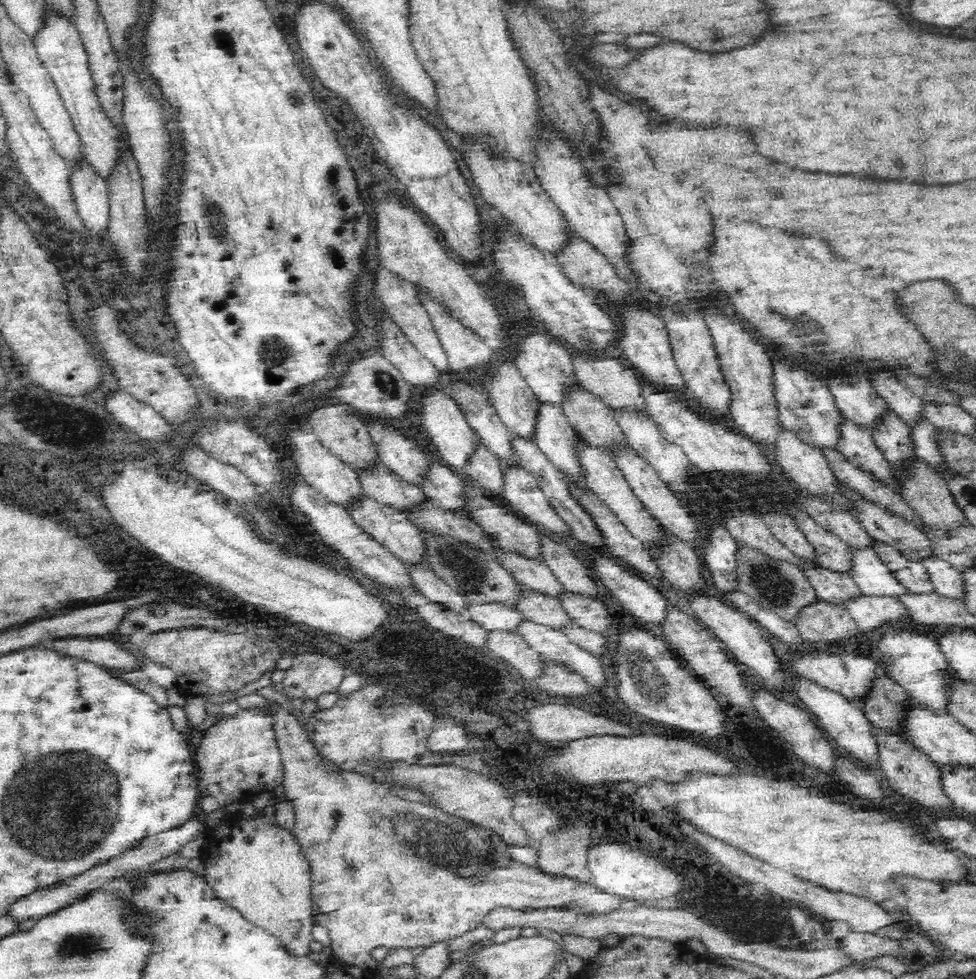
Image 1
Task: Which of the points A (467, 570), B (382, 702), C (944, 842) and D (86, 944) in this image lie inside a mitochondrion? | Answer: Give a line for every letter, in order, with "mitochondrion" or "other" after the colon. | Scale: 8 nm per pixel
A: mitochondrion
B: mitochondrion
C: other
D: mitochondrion

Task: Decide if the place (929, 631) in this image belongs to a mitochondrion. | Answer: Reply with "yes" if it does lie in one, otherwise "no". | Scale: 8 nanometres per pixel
no

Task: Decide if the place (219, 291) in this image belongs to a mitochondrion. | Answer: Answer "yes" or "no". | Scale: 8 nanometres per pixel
no

